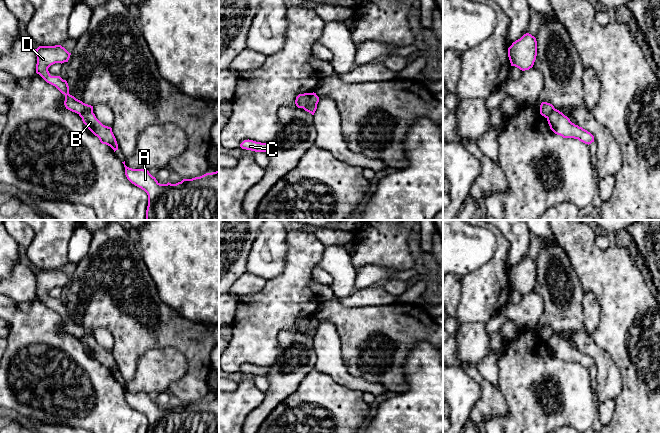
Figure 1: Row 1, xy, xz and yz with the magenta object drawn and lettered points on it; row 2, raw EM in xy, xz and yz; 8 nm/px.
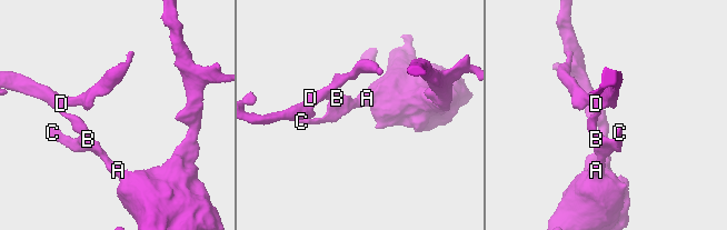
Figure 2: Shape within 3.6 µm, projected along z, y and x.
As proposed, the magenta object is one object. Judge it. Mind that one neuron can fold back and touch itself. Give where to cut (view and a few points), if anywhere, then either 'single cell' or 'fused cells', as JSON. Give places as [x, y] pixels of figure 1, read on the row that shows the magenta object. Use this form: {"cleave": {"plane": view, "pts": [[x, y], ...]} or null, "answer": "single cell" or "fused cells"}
{"cleave": {"plane": "xy", "pts": [[92, 110], [82, 112], [79, 115]]}, "answer": "fused cells"}

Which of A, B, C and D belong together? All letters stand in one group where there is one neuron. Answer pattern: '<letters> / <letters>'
A B C / D

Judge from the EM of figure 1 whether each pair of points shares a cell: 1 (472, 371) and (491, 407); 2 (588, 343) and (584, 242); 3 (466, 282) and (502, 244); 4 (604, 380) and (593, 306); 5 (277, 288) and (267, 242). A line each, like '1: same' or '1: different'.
1: same
2: different
3: same
4: different
5: different

